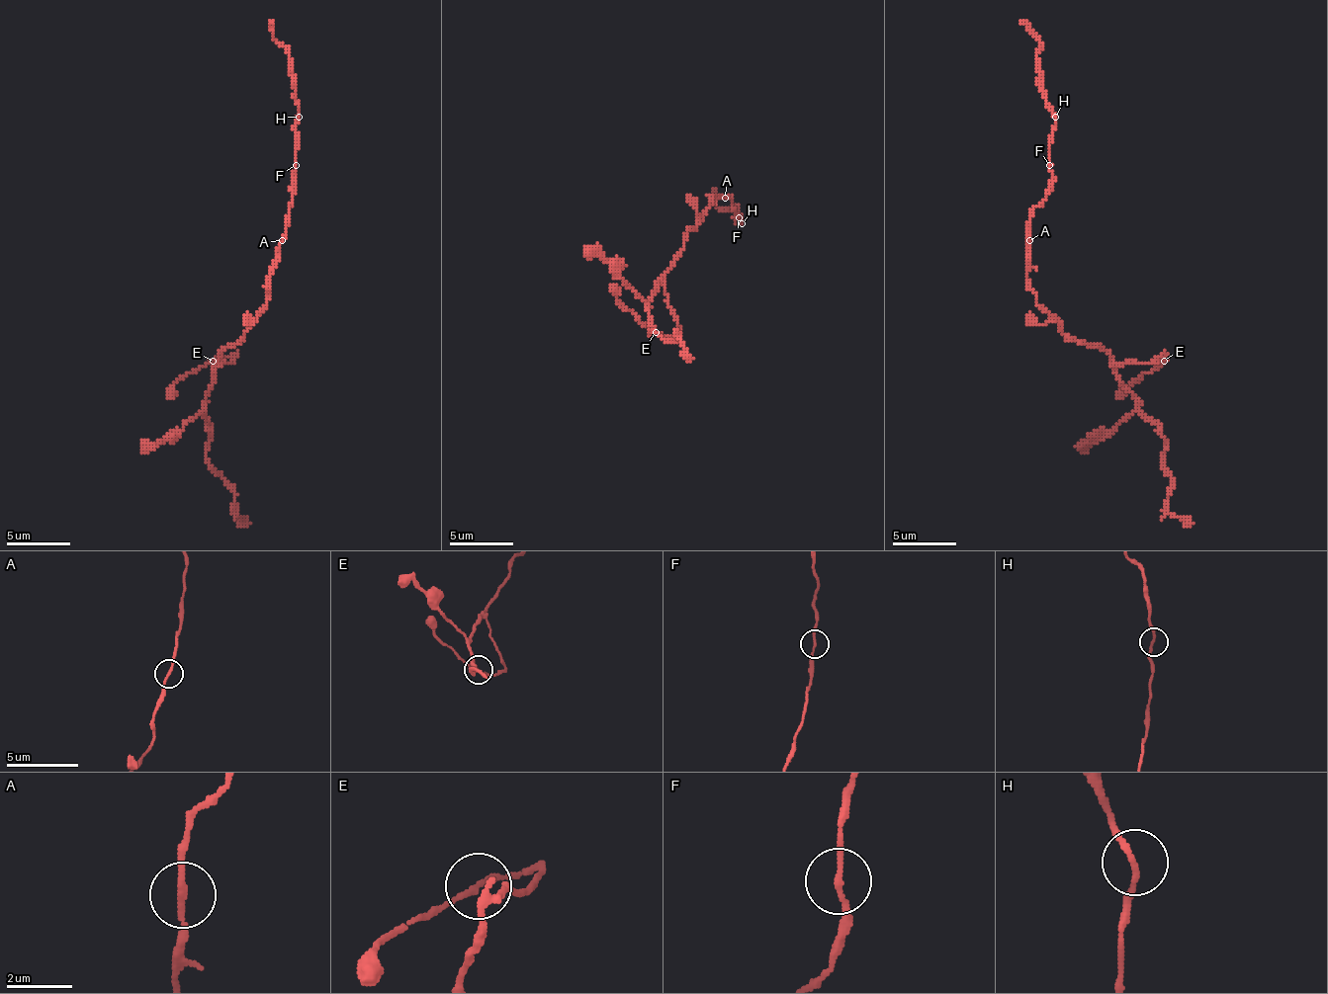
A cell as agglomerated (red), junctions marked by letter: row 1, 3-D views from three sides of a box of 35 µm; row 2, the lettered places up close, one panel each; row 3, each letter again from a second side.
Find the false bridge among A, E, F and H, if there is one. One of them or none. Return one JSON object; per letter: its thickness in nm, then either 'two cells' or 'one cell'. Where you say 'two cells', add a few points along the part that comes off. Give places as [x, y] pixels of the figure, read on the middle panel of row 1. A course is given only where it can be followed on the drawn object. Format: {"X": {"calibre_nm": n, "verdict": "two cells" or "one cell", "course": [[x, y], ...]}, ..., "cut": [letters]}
{"A": {"calibre_nm": 180, "verdict": "one cell"}, "E": {"calibre_nm": 150, "verdict": "one cell"}, "F": {"calibre_nm": 170, "verdict": "one cell"}, "H": {"calibre_nm": 170, "verdict": "one cell"}, "cut": []}

